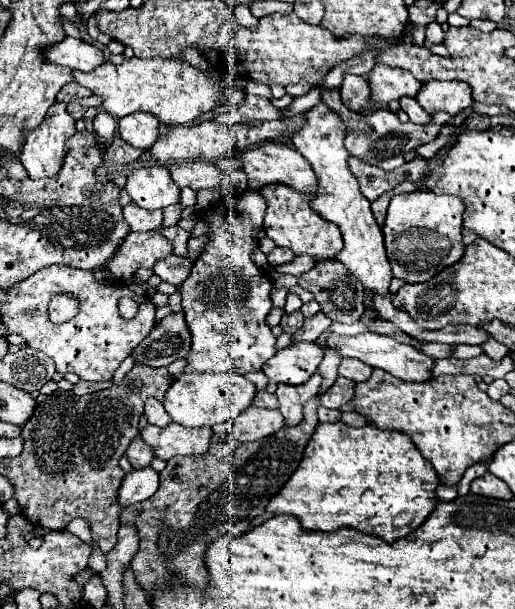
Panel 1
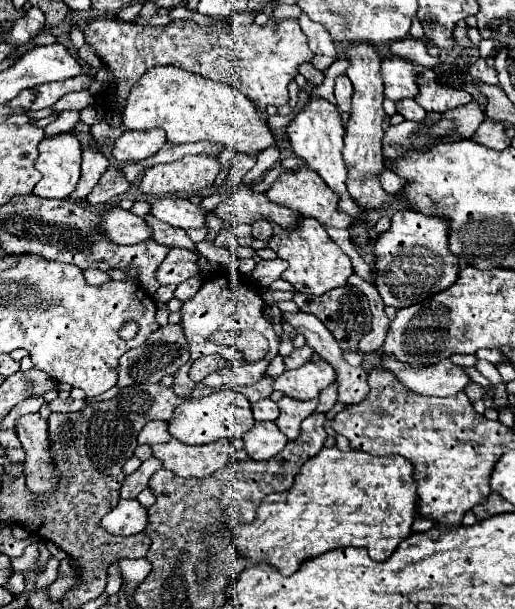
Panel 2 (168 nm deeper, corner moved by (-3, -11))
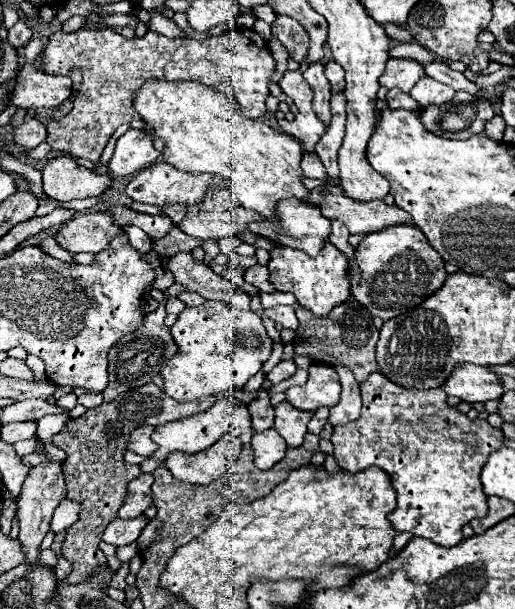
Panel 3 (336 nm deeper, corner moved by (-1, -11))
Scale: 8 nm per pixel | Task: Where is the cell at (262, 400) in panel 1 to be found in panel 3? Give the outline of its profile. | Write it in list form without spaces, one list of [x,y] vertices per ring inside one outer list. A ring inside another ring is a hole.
[[[260,391],[258,399],[254,399],[248,405],[248,409],[252,415],[252,429],[254,431],[266,431],[274,425],[274,407],[270,405],[266,391]]]

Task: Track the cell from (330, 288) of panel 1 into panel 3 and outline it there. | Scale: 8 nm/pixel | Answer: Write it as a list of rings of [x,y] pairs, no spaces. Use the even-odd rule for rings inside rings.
[[[354,299],[336,307],[336,311],[328,315],[328,319],[316,319],[312,313],[304,311],[302,307],[296,307],[296,315],[300,325],[292,341],[294,355],[306,355],[312,363],[330,365],[330,367],[344,365],[354,373],[358,383],[364,383],[368,375],[378,369],[374,357],[378,329],[372,323],[372,315],[368,315],[368,311],[364,311],[364,307],[360,307]]]

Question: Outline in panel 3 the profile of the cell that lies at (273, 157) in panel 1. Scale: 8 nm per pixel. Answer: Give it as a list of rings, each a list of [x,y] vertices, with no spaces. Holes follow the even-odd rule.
[[[316,187],[306,201],[318,205],[320,199],[328,199],[328,207],[320,209],[322,215],[342,221],[352,235],[378,233],[392,225],[414,225],[412,217],[400,211],[400,207],[390,207],[384,201],[356,203],[354,199],[348,199],[340,187],[332,187],[332,191],[328,191],[328,187]]]

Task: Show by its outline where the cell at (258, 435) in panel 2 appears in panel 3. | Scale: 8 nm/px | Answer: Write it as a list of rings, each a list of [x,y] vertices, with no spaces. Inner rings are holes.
[[[270,429],[270,431],[254,433],[252,449],[254,449],[256,467],[262,471],[268,471],[284,459],[288,445],[284,443],[284,439],[274,429]]]

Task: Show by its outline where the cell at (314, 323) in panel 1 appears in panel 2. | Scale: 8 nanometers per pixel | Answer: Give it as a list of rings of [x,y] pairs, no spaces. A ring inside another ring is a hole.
[[[304,345],[300,349],[294,349],[288,357],[284,357],[284,363],[286,363],[286,369],[294,369],[294,367],[300,367],[302,363],[310,361],[314,349],[310,345]]]

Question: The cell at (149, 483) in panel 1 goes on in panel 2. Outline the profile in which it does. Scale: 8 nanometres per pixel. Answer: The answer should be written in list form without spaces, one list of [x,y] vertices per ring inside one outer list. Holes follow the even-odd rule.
[[[120,499],[118,505],[104,515],[102,527],[112,535],[134,535],[146,527],[146,509],[138,499]]]

